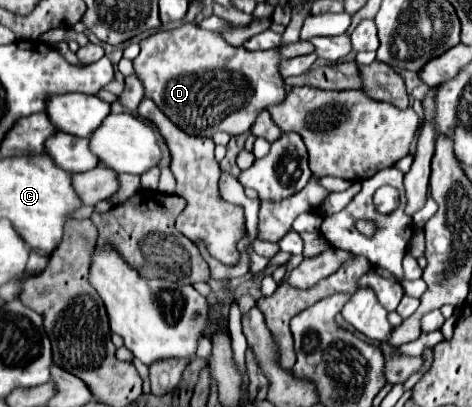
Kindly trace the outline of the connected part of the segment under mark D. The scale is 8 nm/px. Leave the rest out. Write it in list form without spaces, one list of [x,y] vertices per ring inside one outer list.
[[[192,24],[156,32],[142,40],[140,48],[140,54],[134,58],[134,70],[144,82],[146,96],[152,98],[172,122],[176,122],[184,132],[192,136],[212,136],[218,130],[228,134],[244,134],[252,128],[256,116],[262,110],[278,106],[278,102],[284,102],[286,98],[284,80],[278,70],[280,56],[276,50],[250,52],[242,46],[228,44],[220,32],[202,30]]]

